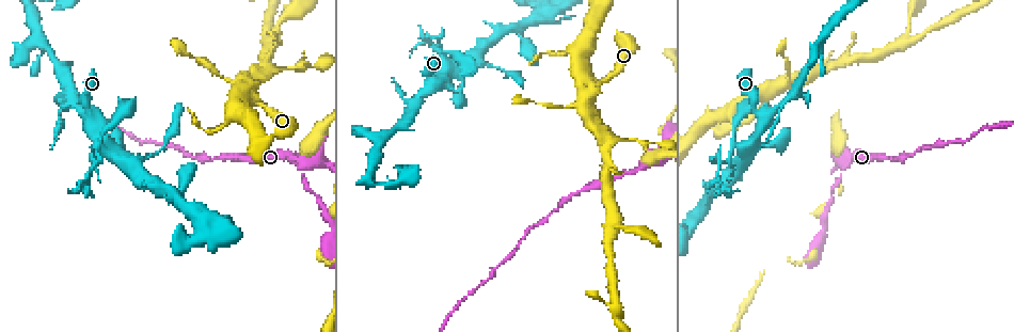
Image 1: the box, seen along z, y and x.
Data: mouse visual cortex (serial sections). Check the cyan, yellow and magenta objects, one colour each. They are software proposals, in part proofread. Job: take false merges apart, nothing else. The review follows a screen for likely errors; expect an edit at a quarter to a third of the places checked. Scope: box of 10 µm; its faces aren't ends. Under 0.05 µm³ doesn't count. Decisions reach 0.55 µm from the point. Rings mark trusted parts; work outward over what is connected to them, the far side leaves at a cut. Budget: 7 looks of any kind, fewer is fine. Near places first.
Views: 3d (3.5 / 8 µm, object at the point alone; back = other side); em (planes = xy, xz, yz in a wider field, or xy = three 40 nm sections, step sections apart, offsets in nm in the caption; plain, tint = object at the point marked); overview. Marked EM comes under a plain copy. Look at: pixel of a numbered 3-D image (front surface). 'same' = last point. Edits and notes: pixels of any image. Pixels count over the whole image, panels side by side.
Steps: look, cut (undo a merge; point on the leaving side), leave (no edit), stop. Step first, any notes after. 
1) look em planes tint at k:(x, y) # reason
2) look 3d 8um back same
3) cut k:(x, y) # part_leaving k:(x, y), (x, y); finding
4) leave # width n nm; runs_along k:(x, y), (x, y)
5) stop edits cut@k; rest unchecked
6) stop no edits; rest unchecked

look 3d 8um at 1:(303, 159) # calibre changes

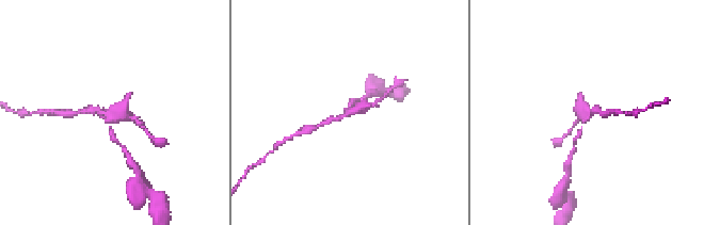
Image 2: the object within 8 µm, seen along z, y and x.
look em xy step 5 tint same

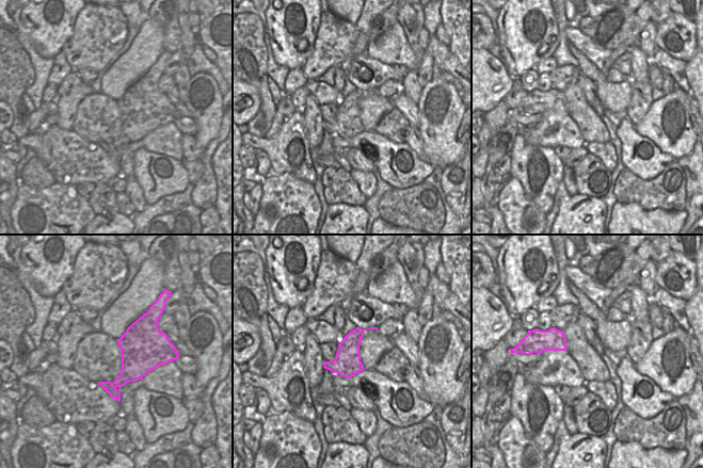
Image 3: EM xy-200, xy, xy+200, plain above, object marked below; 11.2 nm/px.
cut 2:(114, 140) # two cells meet here

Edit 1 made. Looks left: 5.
look overview # see it whole again

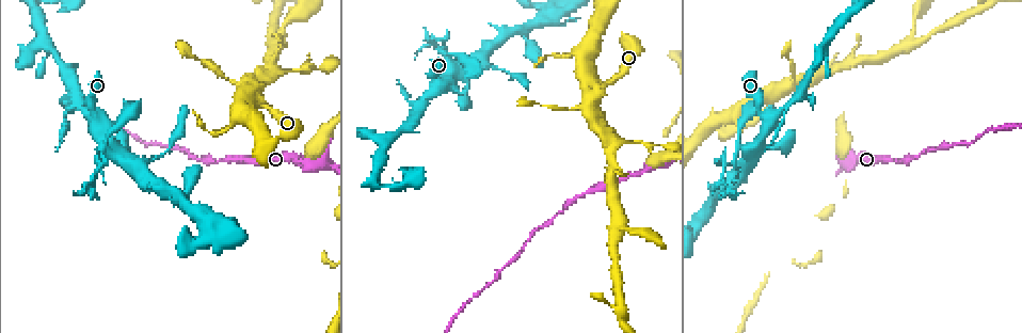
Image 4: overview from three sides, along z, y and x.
look 3d 3.5um at 4:(772, 102) # three-way junction

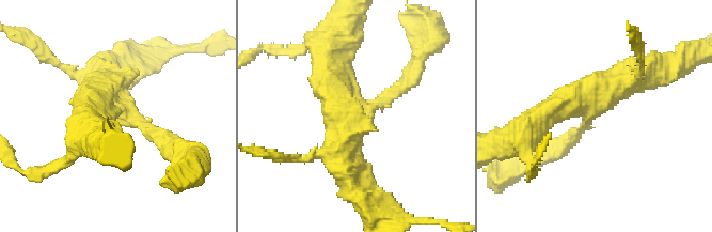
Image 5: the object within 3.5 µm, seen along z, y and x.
look em xy step 1 tint at 5:(594, 111)

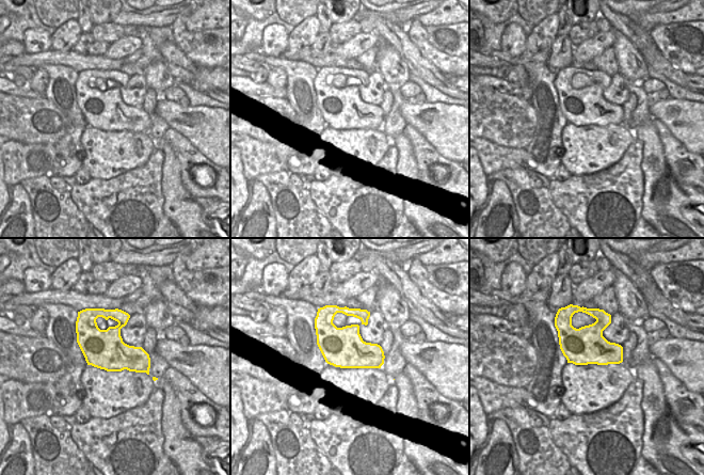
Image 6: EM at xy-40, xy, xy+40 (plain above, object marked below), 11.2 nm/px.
leave # width 460 nm; runs_along 5:(415, 73), (350, 125), (339, 160); all the same cell

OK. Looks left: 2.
look 3d 3.5um at 4:(94, 119)

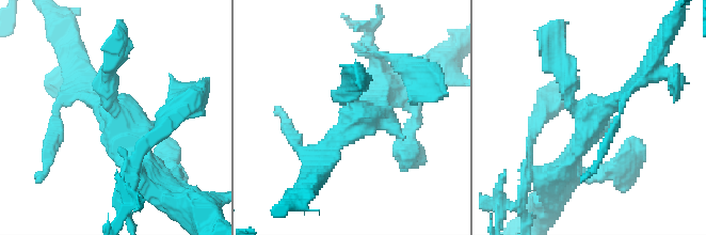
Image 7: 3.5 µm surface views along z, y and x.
look em planes tint at 7:(115, 115)

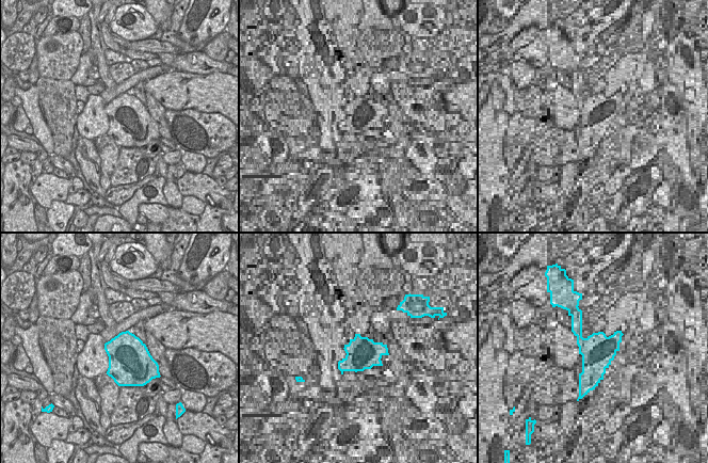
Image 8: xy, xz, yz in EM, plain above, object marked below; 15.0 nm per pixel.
leave # runs_along 7:(115, 59), (106, 98), (148, 174); continuous, no second cell

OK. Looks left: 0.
stop edits cut@2; rest unchecked

